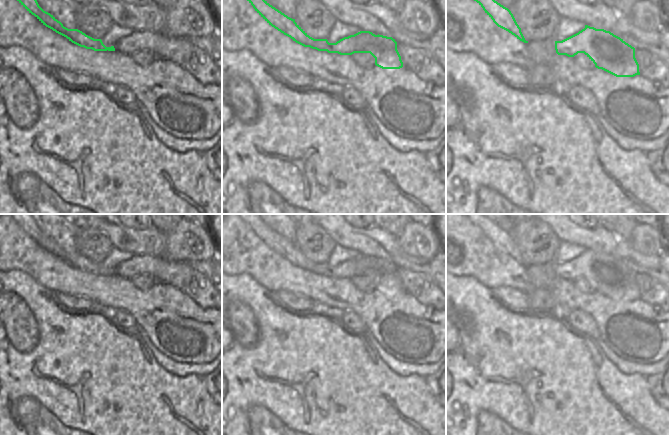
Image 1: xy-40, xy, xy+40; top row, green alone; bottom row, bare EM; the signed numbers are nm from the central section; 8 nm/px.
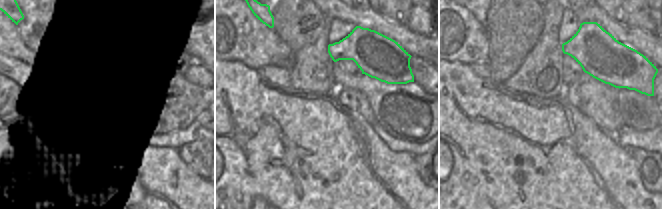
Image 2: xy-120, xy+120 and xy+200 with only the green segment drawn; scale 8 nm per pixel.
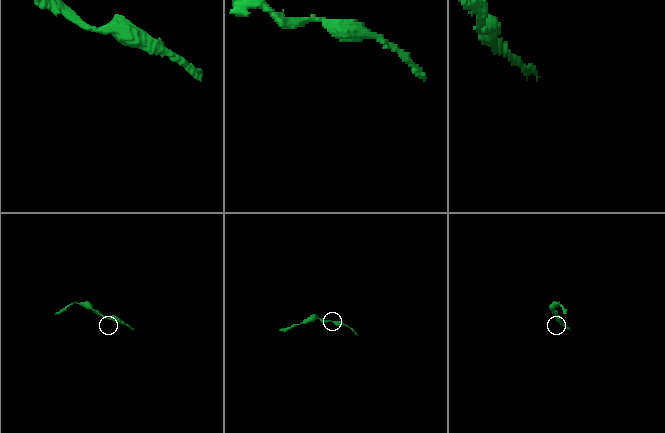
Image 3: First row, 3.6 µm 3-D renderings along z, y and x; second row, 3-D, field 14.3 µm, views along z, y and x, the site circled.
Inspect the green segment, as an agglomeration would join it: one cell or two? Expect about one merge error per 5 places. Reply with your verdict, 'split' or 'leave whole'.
leave whole

